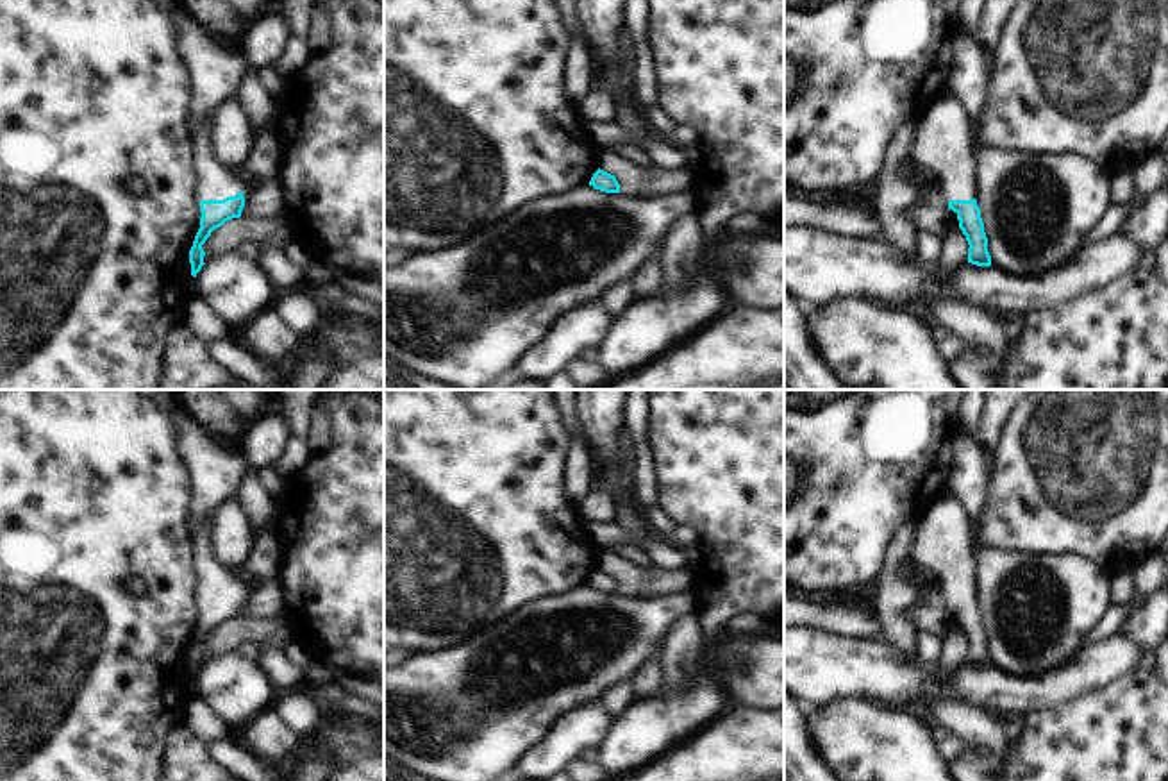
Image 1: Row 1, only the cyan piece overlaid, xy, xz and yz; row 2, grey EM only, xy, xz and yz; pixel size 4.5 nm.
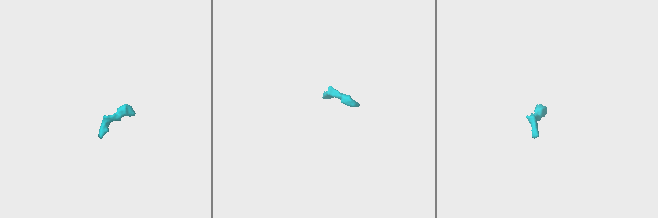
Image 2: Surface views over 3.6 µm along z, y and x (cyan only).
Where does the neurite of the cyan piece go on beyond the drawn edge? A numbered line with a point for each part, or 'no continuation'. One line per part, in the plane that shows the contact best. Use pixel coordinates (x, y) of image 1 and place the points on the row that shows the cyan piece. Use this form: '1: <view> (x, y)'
1: xy (216, 181)

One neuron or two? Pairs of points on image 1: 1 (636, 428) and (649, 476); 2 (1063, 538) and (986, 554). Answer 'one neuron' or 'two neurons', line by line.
1: one neuron
2: two neurons

